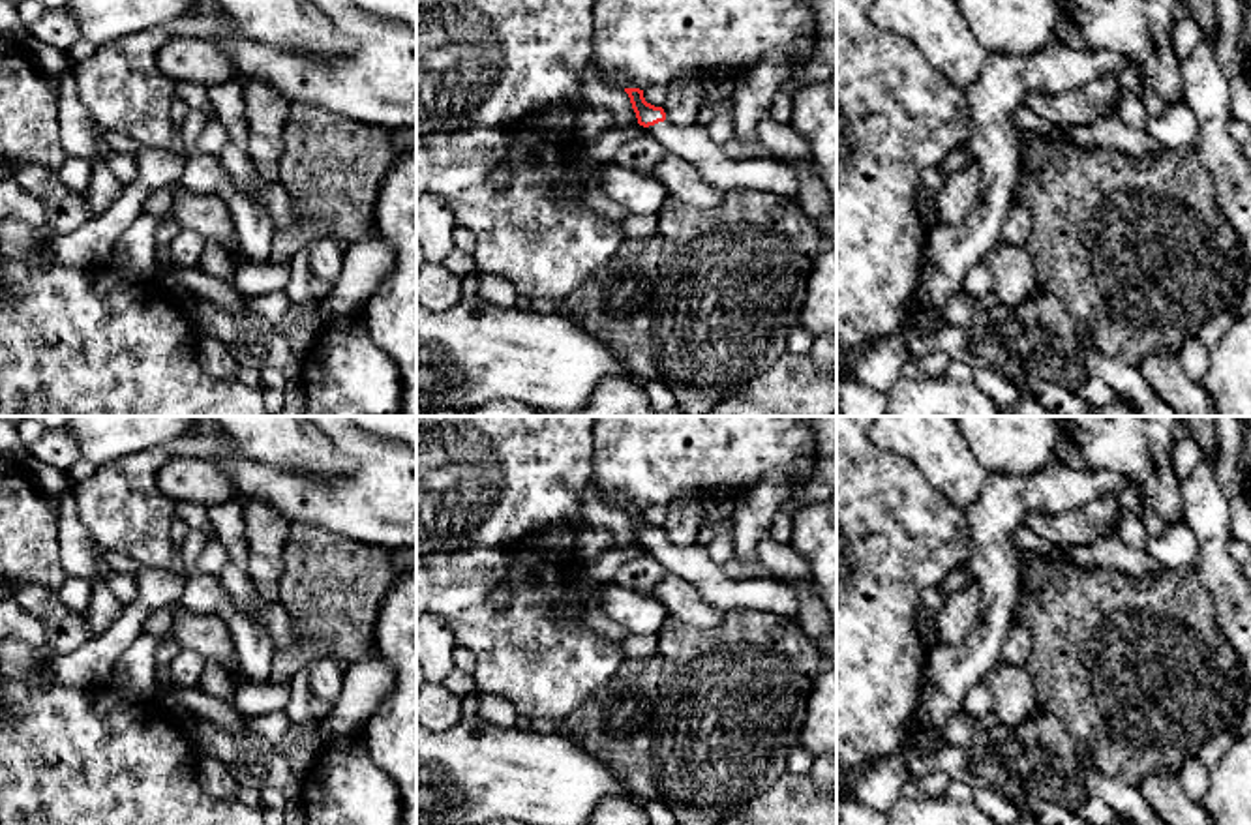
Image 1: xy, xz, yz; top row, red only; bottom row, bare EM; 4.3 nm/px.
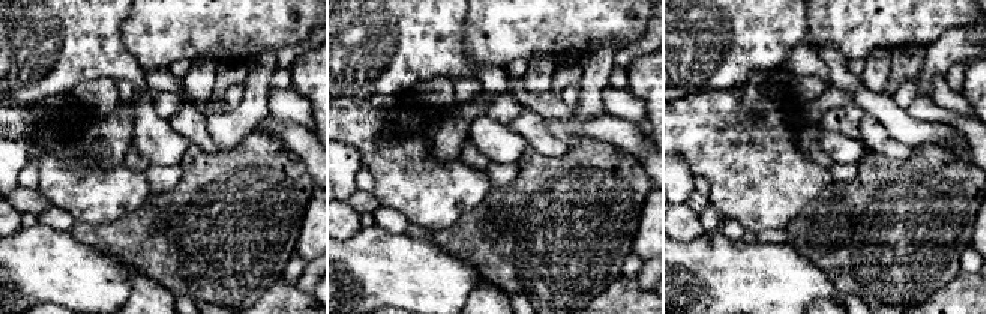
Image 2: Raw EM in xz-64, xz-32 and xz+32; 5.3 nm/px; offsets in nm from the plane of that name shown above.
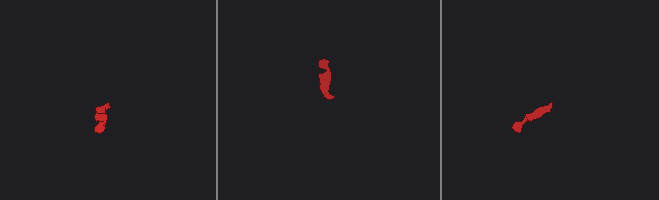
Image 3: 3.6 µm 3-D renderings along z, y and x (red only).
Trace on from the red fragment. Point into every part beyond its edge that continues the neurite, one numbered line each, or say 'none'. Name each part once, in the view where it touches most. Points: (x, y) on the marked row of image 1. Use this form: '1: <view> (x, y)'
1: xz (693, 145)

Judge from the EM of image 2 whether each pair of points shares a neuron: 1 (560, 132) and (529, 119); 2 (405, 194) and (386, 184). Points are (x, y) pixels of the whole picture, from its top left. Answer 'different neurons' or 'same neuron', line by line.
1: different neurons
2: same neuron

